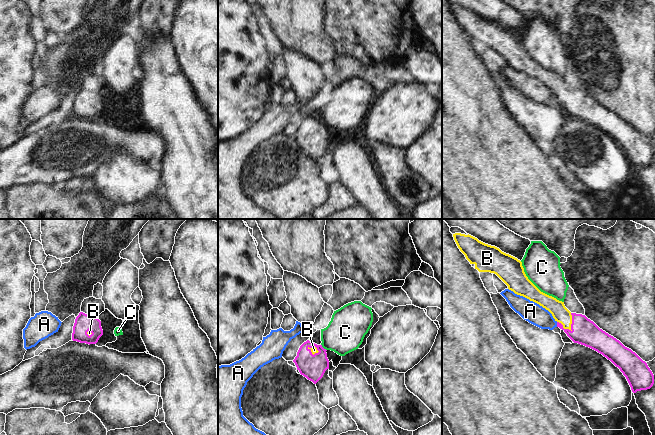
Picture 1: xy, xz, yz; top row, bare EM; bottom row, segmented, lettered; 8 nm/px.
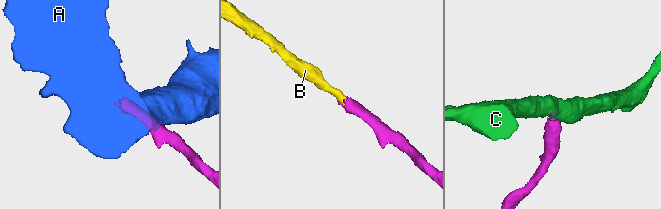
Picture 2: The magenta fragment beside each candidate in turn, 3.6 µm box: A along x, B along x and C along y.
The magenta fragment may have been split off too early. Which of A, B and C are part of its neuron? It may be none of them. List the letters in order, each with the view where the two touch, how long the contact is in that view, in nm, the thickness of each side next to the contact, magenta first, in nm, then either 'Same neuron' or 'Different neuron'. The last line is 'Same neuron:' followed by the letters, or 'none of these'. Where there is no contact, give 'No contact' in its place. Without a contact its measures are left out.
A: Touches magenta in yz. Shared border 40 nm. Thickness 200 nm (magenta) against 160 nm. Different neuron
B: Touches magenta in yz. Shared border 150 nm. Thickness 200 nm (magenta) against 140 nm. Same neuron
C: Touches magenta in xz. Shared border 70 nm. Thickness 200 nm (magenta) against 300 nm. Different neuron
Same neuron: B

